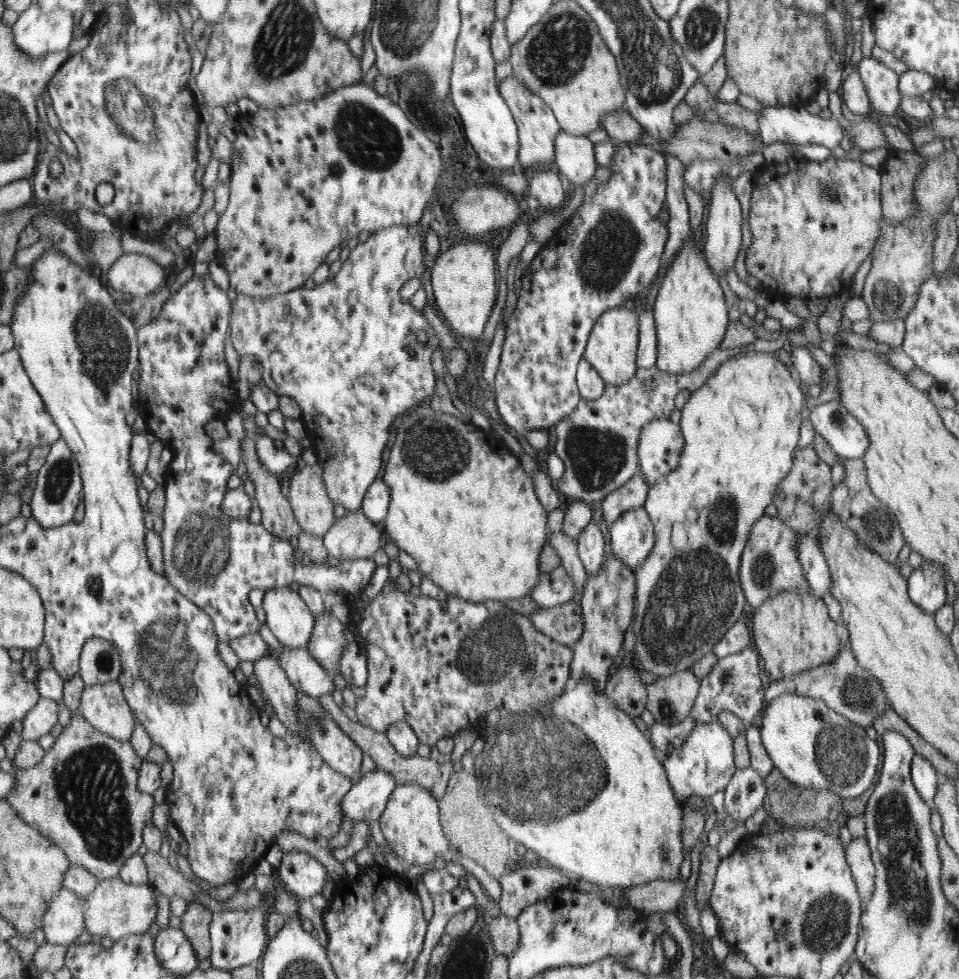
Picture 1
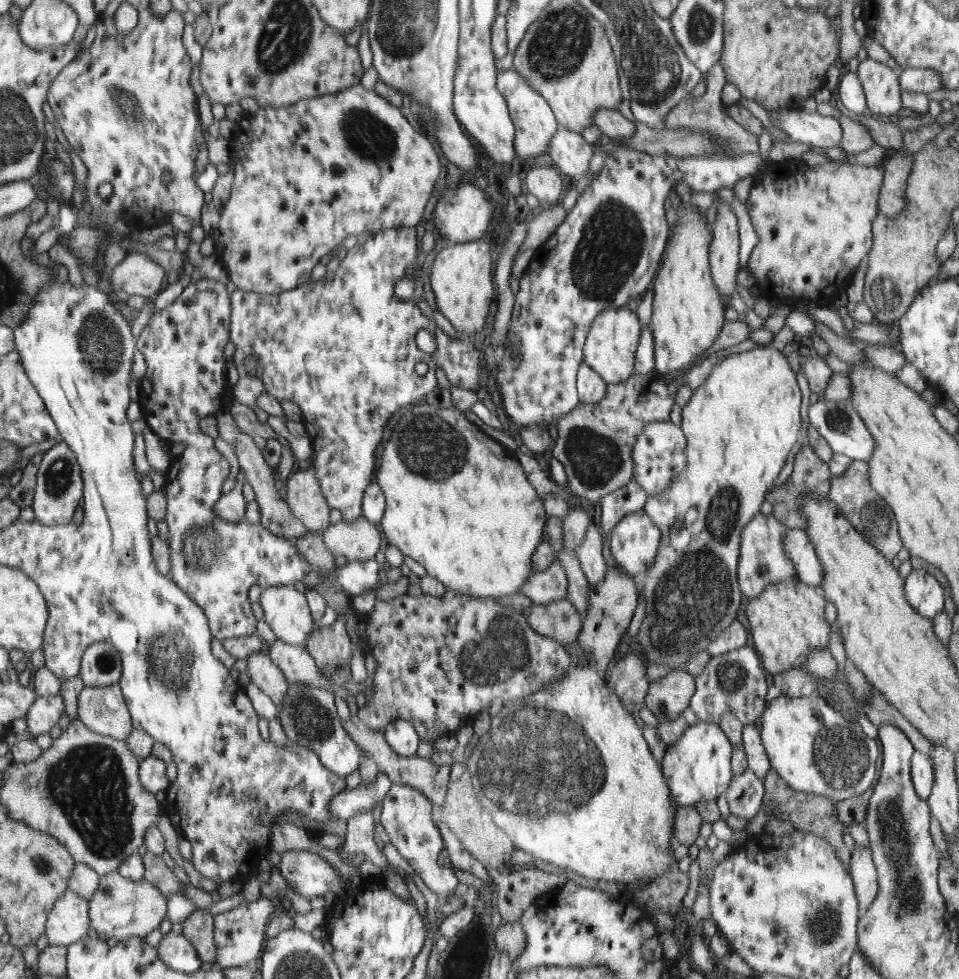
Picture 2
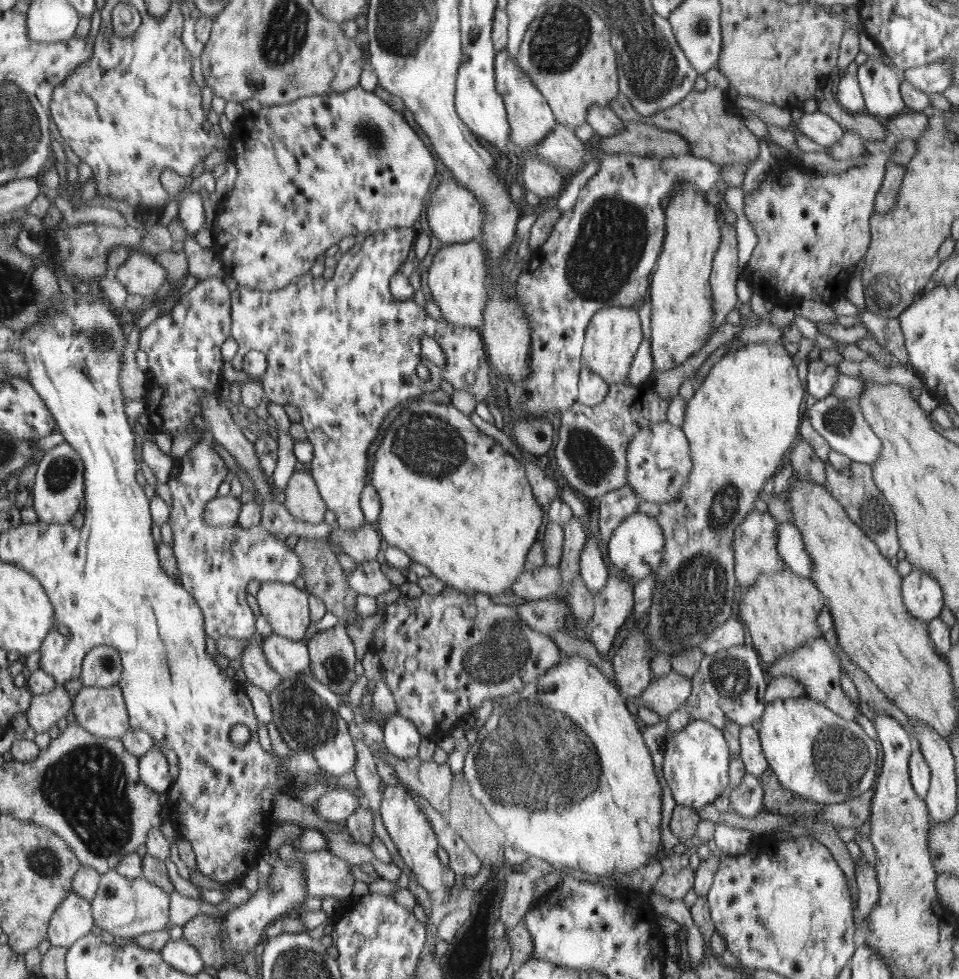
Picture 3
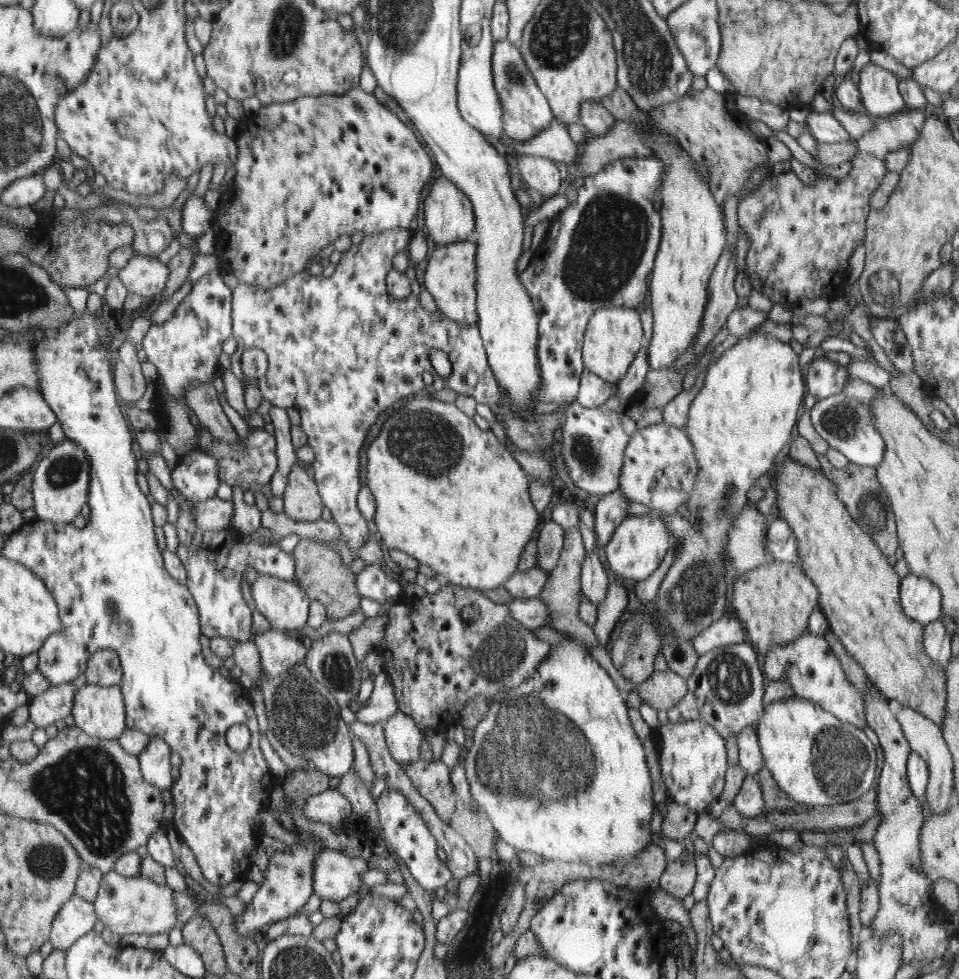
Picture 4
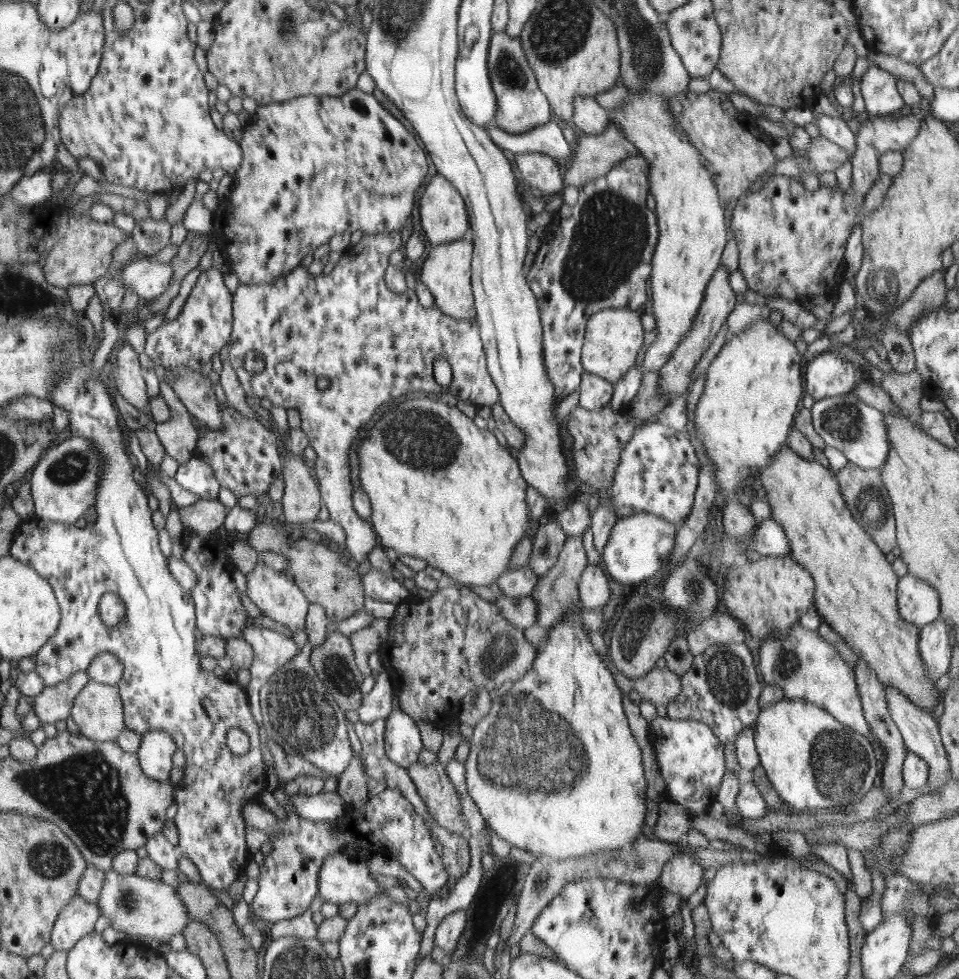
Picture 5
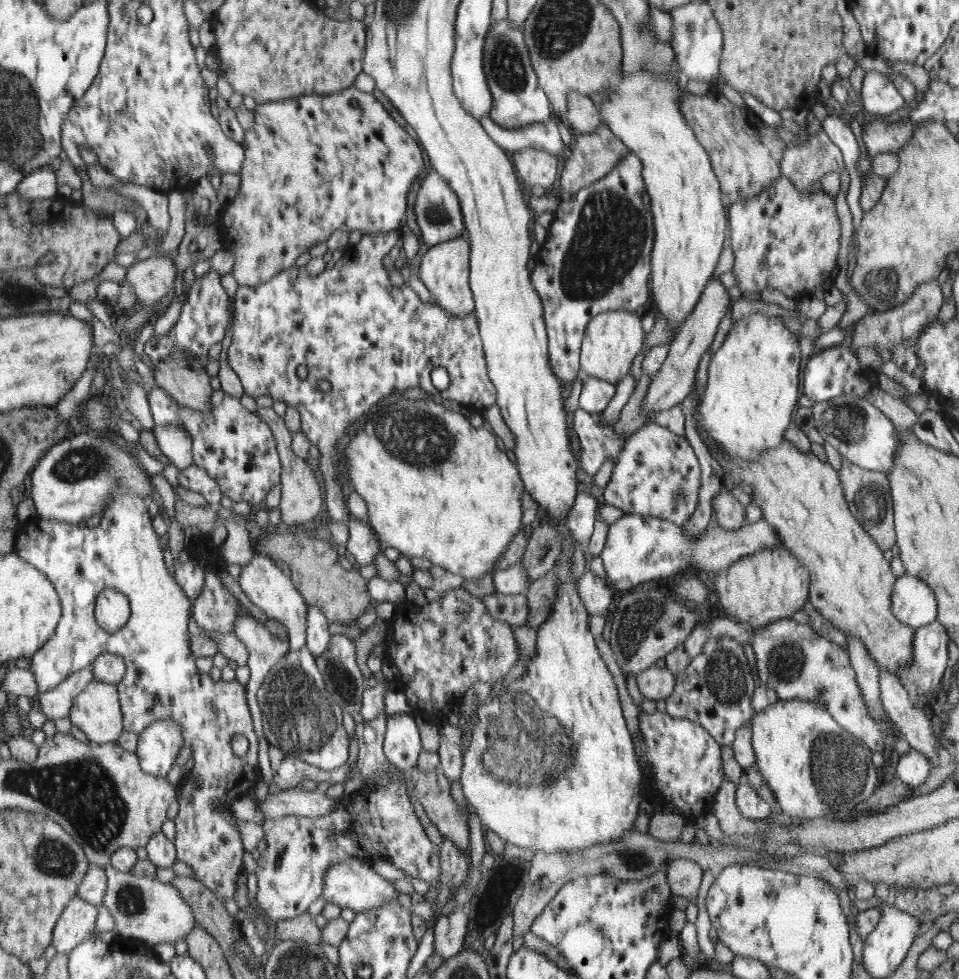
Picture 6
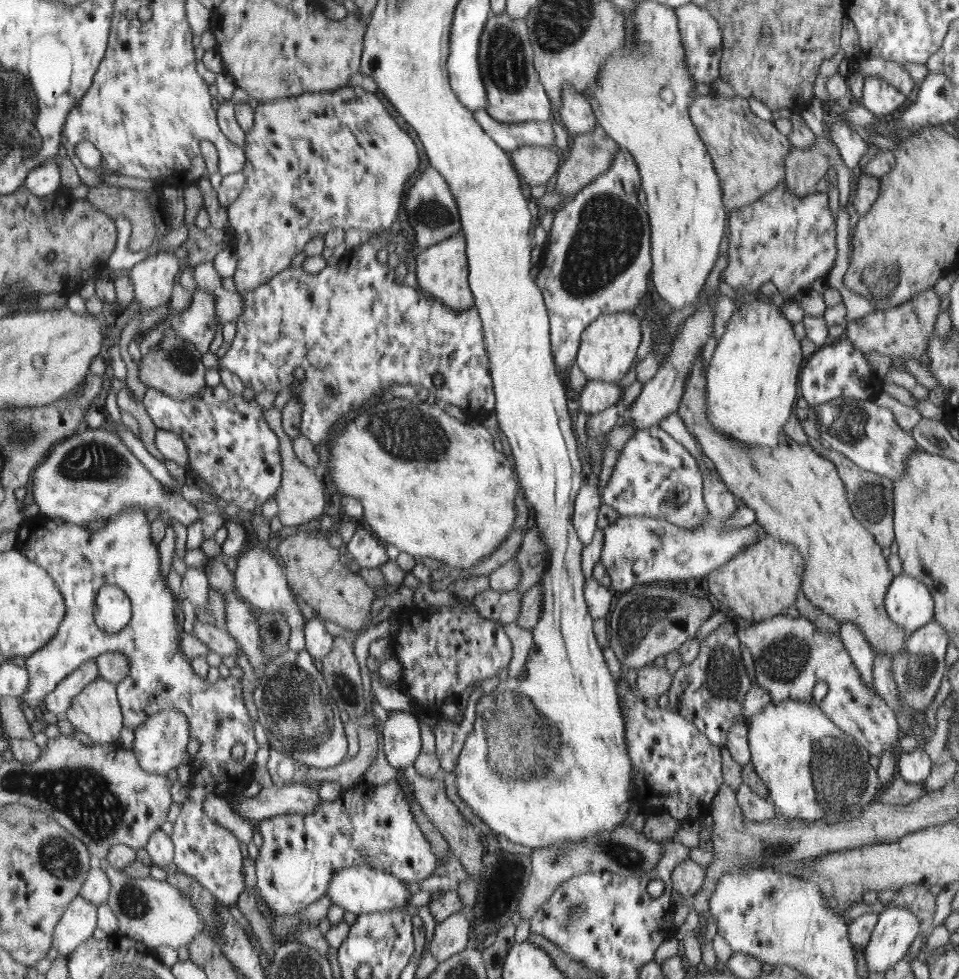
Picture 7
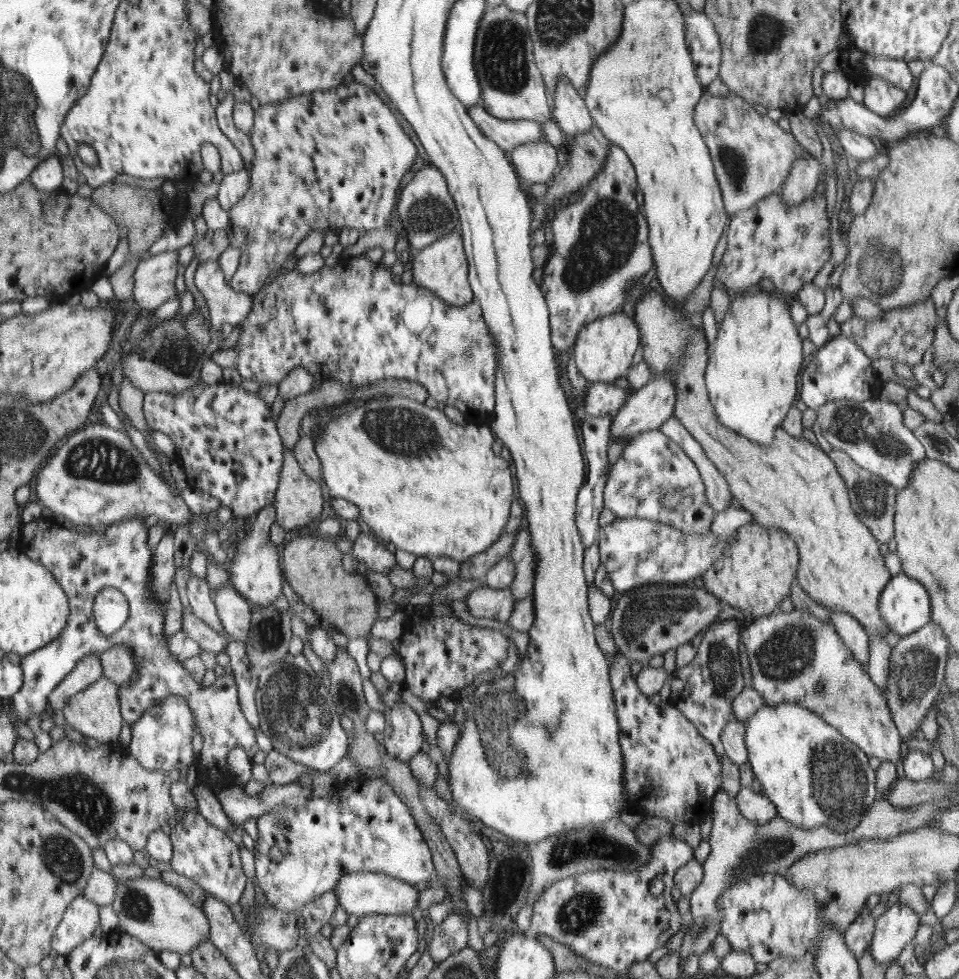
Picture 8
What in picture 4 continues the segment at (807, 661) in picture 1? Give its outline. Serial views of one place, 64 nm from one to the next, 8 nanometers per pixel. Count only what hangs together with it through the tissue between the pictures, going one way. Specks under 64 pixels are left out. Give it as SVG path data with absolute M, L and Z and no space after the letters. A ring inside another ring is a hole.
M775 558L754 571L738 575L732 592L733 615L744 625L760 657L766 656L772 647L788 645L798 635L809 632L808 618L819 605L818 588L803 569Z

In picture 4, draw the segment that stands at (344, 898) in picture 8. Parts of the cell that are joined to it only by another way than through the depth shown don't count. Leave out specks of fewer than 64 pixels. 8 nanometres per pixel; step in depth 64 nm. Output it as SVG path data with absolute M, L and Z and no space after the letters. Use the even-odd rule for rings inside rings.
M328 848L316 856L314 864L315 894L334 902L358 894L365 884L361 874L369 870L362 857L350 857Z

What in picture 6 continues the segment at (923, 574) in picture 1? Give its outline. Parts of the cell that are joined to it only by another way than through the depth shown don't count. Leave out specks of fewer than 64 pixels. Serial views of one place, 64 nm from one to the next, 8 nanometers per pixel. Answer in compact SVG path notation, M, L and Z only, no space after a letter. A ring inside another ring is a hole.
M904 573L897 577L891 596L892 615L917 629L937 620L935 595L923 580Z

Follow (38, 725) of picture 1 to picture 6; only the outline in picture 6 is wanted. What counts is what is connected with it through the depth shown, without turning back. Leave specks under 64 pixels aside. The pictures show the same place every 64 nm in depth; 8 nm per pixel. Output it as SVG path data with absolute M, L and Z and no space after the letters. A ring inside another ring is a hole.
M88 665L70 675L51 691L37 694L35 706L48 720L55 721L58 718L69 717L74 697L77 697L92 680L94 680L92 665Z

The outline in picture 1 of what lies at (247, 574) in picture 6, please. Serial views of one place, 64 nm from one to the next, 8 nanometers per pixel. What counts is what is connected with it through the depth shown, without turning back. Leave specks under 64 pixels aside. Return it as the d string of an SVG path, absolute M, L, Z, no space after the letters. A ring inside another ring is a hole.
M289 586L268 589L264 593L263 608L265 622L280 643L295 649L308 646L314 634L315 618L299 592L292 591Z

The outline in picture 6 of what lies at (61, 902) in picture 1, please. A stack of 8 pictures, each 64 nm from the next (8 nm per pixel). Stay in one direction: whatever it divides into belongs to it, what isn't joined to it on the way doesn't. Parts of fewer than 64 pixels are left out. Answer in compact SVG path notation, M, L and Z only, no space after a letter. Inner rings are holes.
M74 896L65 906L53 930L54 946L57 953L68 955L87 940L96 926L96 905L92 906L83 897Z

